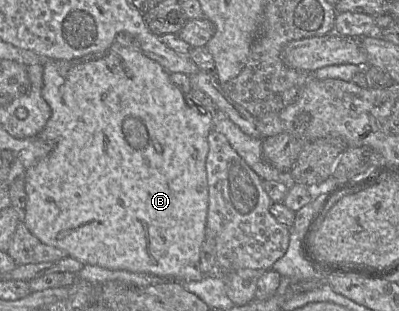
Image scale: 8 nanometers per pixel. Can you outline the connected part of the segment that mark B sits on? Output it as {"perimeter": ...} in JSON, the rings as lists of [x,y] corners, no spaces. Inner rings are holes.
{"perimeter":[[[115,42],[102,53],[71,60],[47,60],[43,64],[41,94],[51,108],[51,116],[38,136],[51,141],[53,149],[45,158],[28,168],[23,176],[27,196],[23,223],[28,230],[42,243],[66,251],[68,256],[84,265],[148,273],[181,283],[203,279],[205,275],[200,271],[199,260],[200,249],[205,240],[209,202],[205,162],[209,151],[208,135],[216,116],[190,105],[185,95],[171,82],[170,73],[140,49],[124,47]]]}

